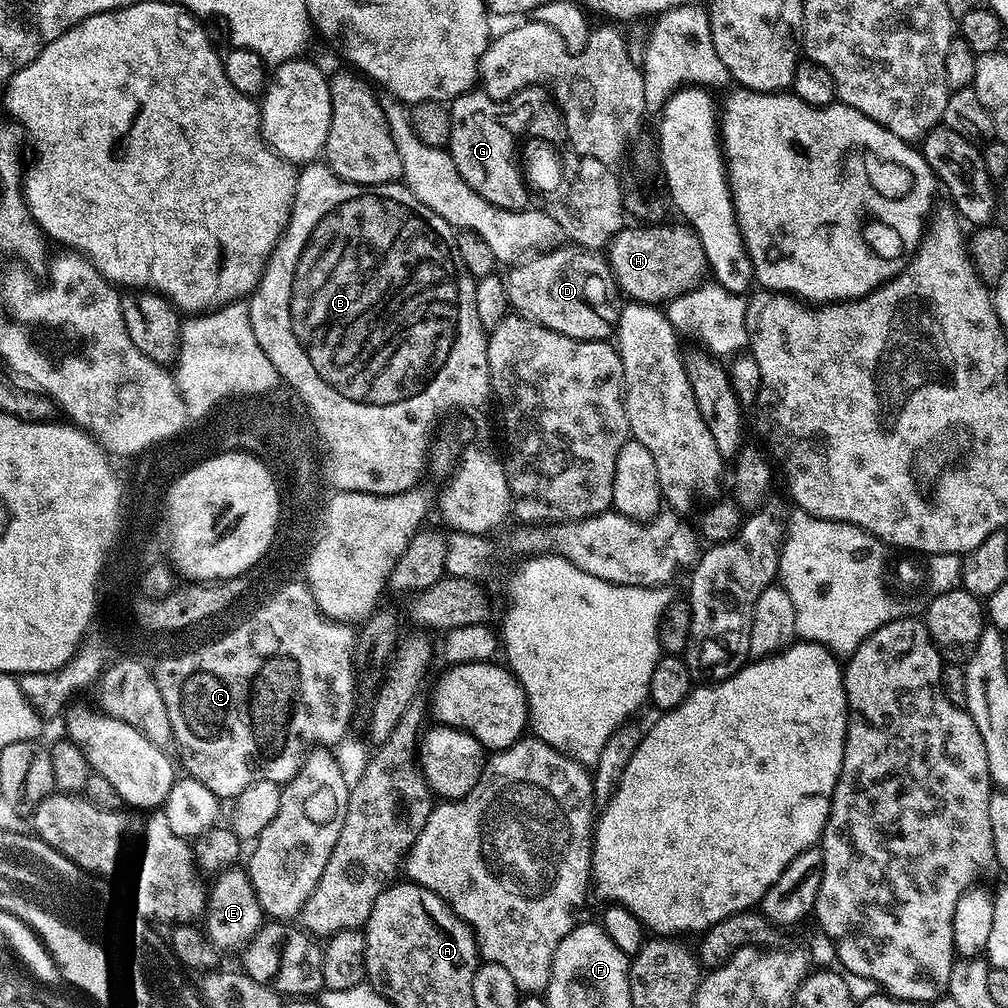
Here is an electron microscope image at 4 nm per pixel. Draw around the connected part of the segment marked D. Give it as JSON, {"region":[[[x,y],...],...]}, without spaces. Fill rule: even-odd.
{"region":[[[564,247],[529,255],[509,267],[503,282],[511,311],[575,340],[608,340],[620,321],[622,296],[607,259],[587,248]]]}

